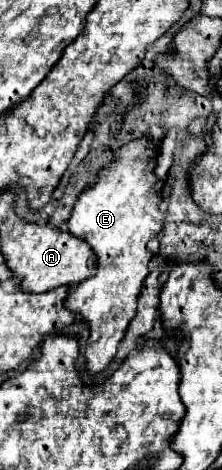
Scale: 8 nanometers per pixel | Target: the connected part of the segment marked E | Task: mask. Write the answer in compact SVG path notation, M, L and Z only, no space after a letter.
M147 136L121 146L113 162L99 172L97 182L81 192L69 218L69 232L83 238L99 260L97 274L77 284L67 298L67 308L79 312L91 328L87 346L87 372L91 374L105 370L113 360L129 320L135 316L137 298L149 274L153 254L147 242L163 230L163 190L155 188L161 180L155 174L157 158L159 146Z

